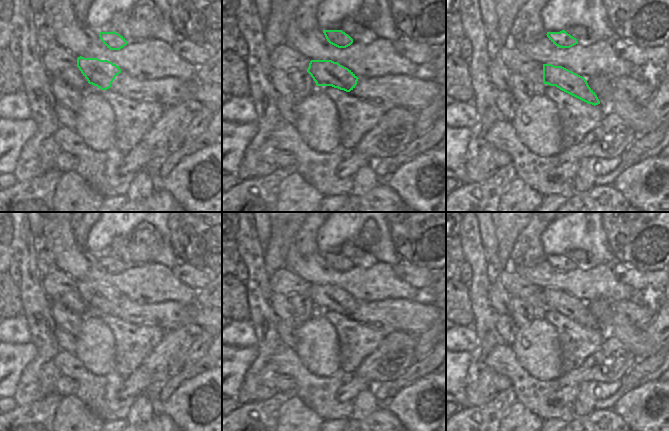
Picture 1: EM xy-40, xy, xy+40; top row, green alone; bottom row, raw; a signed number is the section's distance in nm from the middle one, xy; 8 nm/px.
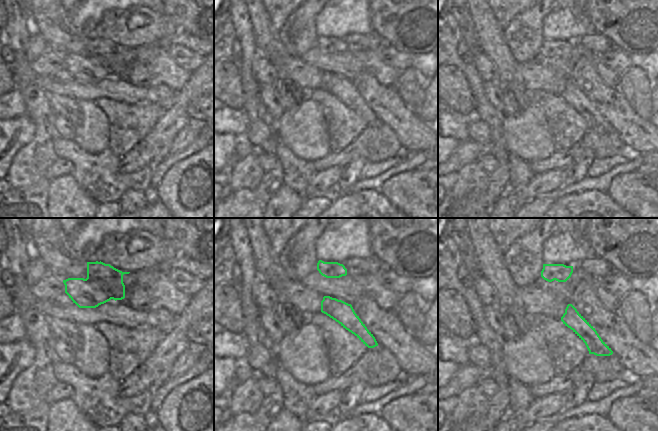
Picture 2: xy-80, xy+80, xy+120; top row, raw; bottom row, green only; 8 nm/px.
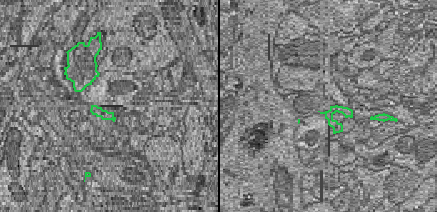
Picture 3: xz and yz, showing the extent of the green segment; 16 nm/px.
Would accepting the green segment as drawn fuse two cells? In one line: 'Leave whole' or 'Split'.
Split

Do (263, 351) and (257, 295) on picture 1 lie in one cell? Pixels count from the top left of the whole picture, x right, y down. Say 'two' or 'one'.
one

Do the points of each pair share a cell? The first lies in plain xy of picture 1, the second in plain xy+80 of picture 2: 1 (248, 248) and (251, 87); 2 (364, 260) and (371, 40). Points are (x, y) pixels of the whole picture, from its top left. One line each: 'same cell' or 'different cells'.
1: same cell
2: same cell

